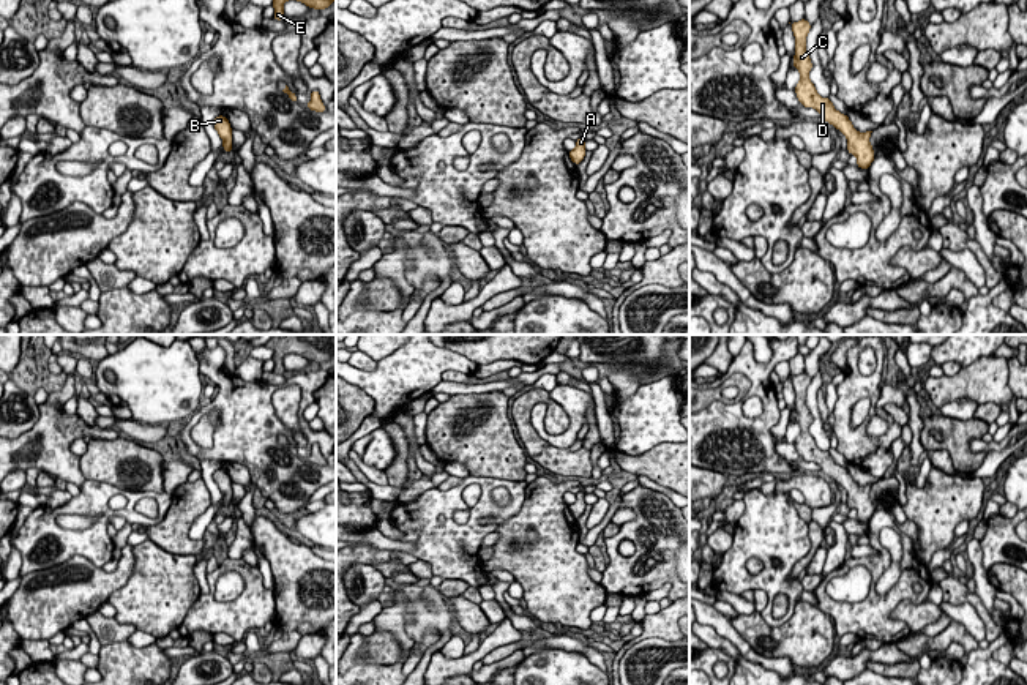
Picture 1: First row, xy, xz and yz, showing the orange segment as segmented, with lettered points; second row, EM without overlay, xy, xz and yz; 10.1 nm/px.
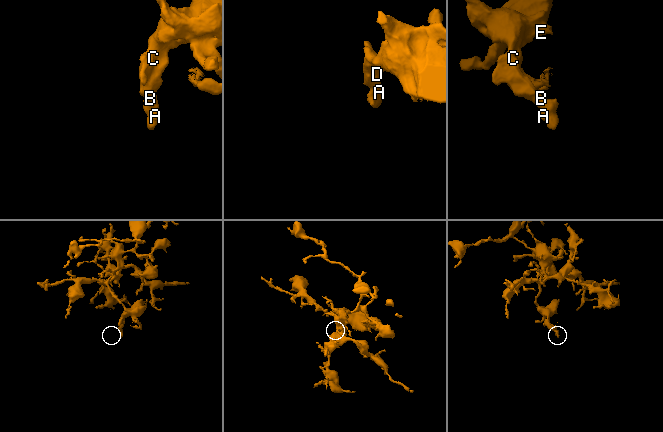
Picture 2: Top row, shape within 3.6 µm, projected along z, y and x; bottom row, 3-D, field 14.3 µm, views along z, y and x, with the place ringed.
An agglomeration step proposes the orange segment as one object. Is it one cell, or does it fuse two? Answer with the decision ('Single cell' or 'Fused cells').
Single cell

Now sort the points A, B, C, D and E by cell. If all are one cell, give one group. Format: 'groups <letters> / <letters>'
groups A B C D E

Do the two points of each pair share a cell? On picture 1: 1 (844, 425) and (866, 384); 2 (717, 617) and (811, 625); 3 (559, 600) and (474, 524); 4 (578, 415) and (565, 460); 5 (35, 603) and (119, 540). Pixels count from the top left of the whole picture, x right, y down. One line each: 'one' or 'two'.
1: one
2: two
3: two
4: two
5: two

